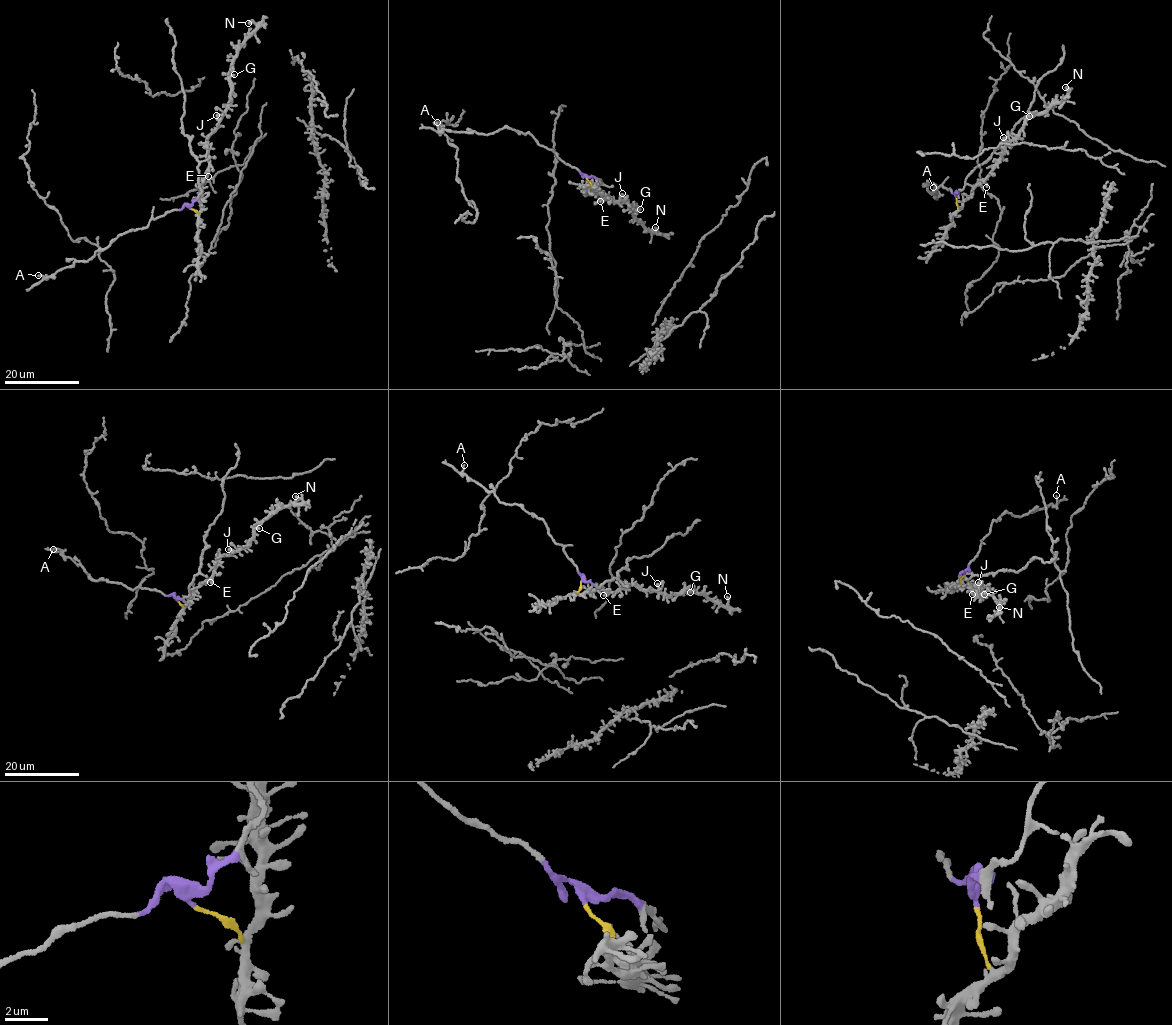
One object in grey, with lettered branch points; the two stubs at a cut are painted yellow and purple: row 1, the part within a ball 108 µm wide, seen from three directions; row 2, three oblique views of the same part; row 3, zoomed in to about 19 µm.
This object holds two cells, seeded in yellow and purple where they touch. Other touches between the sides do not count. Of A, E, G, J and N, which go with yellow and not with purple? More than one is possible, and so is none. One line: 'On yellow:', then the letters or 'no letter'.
On yellow: E, G, J, N

